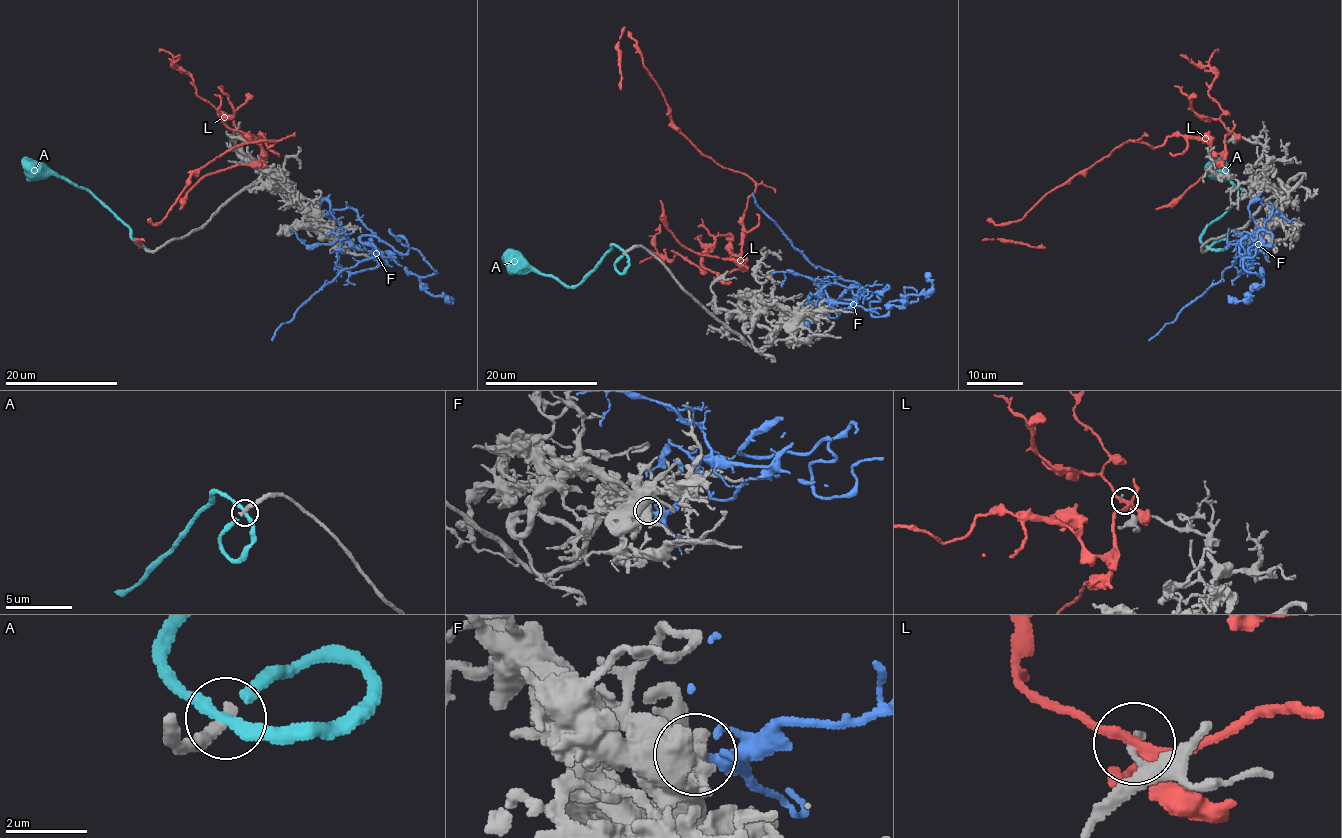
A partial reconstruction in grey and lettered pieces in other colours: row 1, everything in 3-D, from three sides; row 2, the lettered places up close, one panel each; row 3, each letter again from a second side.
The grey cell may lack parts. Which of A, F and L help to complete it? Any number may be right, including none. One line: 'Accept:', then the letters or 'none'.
Accept: A

